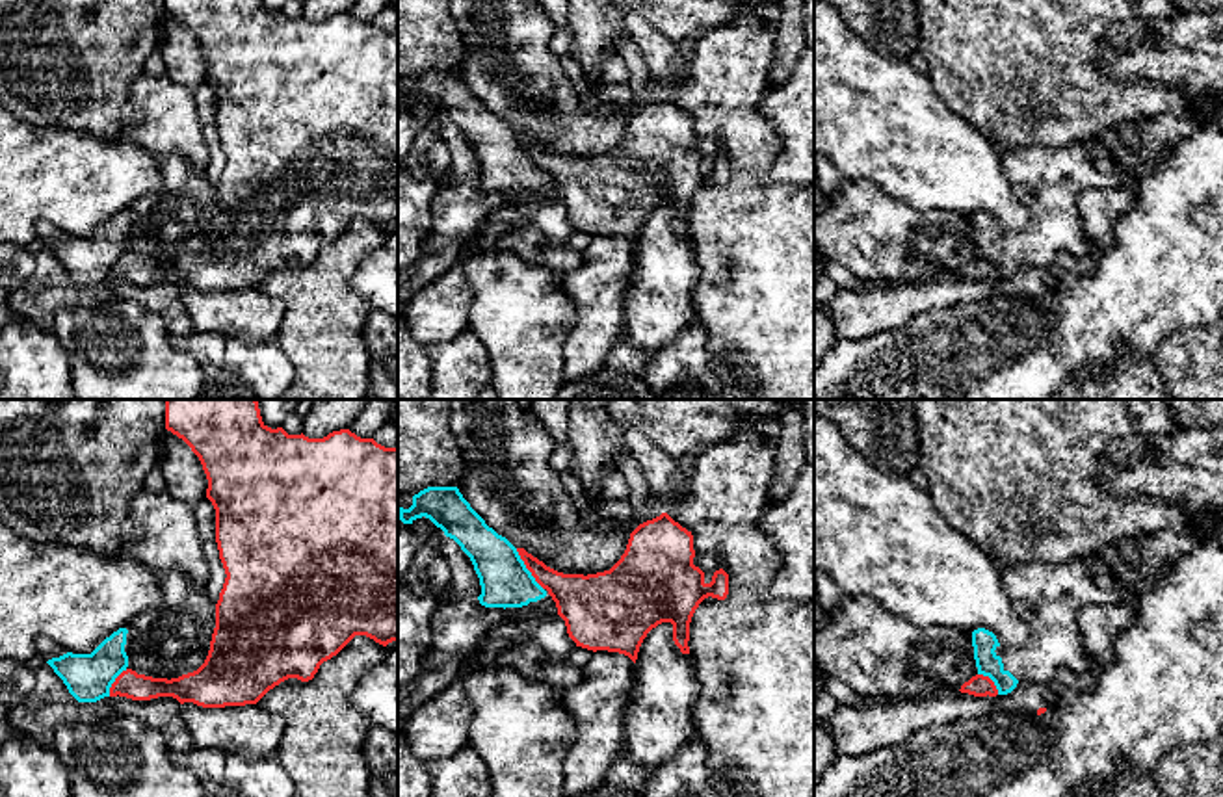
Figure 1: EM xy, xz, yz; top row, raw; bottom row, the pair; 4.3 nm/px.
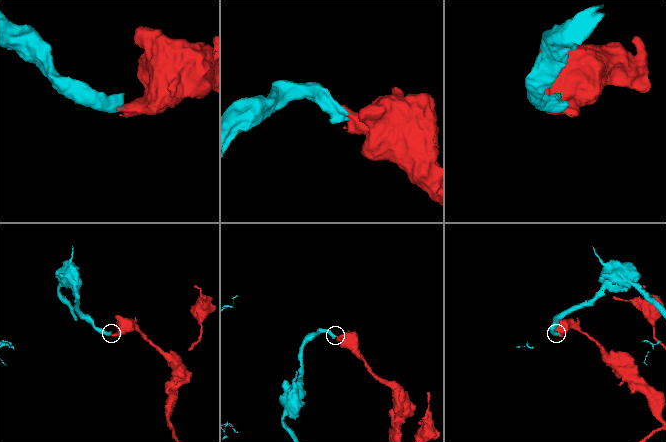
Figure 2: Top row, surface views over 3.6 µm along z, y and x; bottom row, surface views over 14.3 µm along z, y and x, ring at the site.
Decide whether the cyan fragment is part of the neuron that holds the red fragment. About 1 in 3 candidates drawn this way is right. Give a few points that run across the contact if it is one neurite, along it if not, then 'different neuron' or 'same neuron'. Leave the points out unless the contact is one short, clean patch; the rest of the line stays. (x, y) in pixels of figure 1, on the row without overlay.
line xz (515, 132), (525, 151), (543, 173); different neuron

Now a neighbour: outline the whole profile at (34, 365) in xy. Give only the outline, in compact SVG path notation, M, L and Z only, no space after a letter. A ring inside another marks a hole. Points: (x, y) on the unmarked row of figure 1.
M7 321L0 327L0 399L80 399L69 357L54 331Z

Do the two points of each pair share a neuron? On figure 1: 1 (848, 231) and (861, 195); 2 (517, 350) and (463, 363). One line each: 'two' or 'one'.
1: one
2: two

